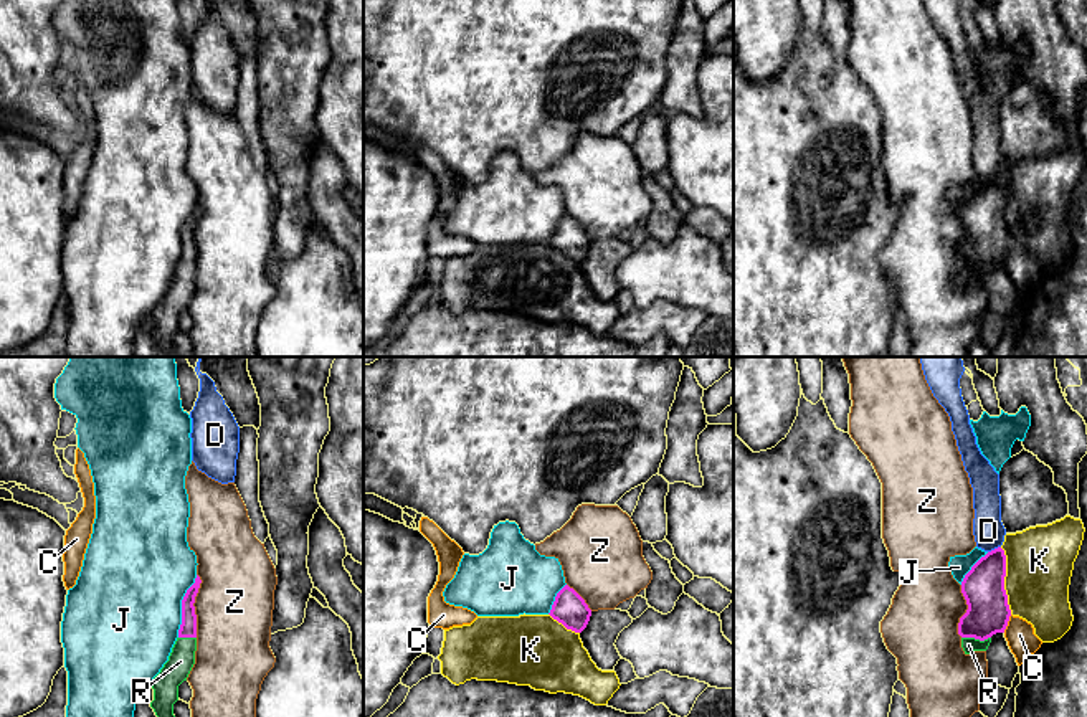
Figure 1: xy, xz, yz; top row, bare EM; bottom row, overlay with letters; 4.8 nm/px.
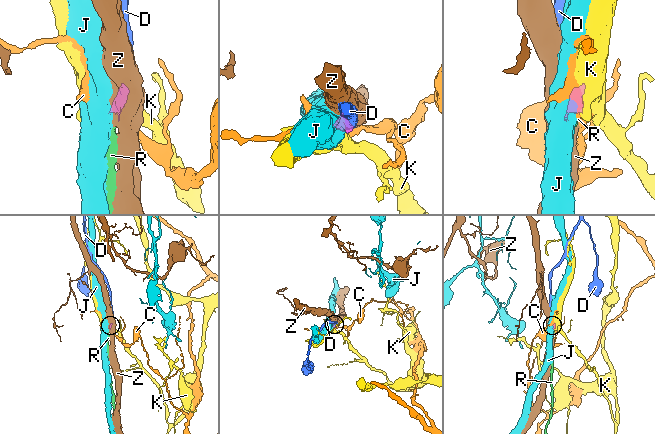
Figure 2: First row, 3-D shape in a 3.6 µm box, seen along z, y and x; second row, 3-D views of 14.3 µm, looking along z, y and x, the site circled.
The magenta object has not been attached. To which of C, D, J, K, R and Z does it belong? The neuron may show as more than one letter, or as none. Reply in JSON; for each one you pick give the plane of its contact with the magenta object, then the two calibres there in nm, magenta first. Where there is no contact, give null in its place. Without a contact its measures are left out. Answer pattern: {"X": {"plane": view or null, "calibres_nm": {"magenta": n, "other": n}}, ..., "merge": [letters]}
{"D": {"plane": "yz", "calibres_nm": {"magenta": 200, "other": 150}}, "R": {"plane": "yz", "calibres_nm": {"magenta": 200, "other": 70}}, "merge": ["D", "R"]}

